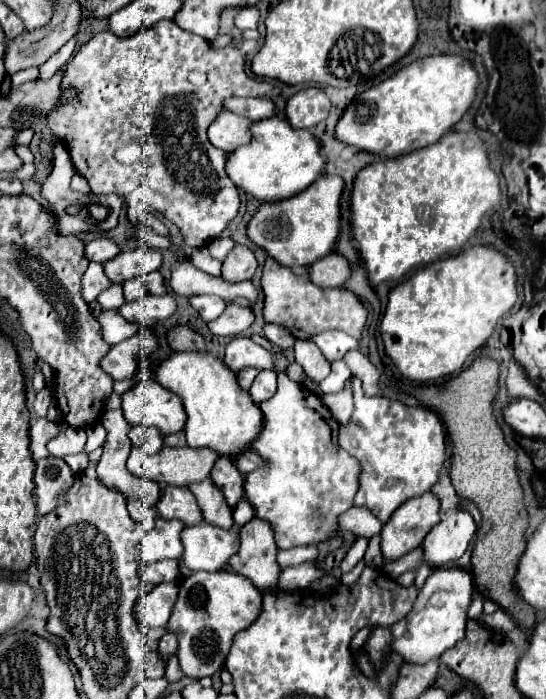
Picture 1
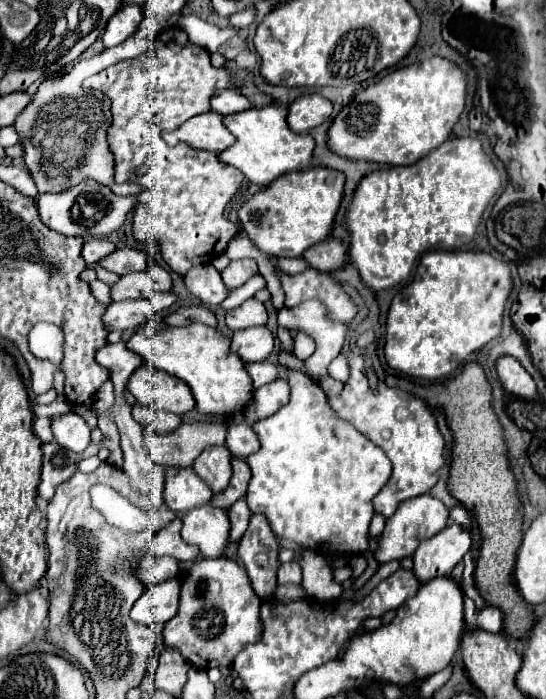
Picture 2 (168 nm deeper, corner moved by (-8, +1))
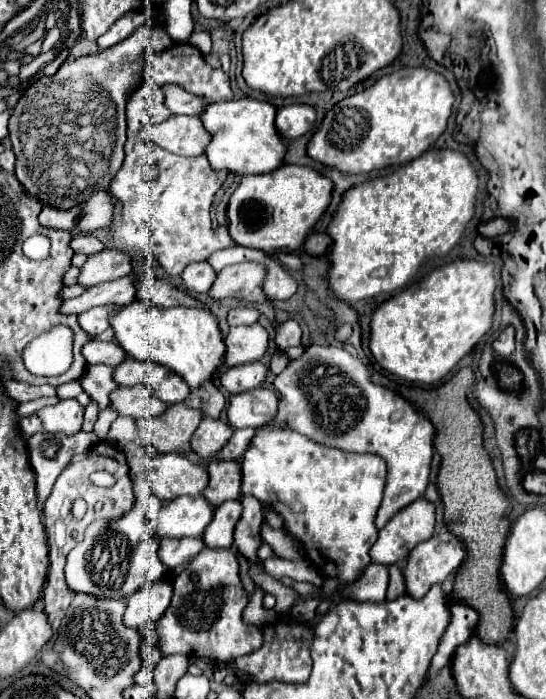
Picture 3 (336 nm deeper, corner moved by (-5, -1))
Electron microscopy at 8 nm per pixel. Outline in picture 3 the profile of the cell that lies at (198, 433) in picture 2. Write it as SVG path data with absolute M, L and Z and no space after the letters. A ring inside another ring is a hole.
M179 403L179 405L171 405L157 419L139 419L137 421L137 433L139 433L142 444L151 445L157 453L177 453L181 457L187 457L189 461L199 461L191 449L191 437L197 431L199 423L201 423L201 411L189 409L185 403Z

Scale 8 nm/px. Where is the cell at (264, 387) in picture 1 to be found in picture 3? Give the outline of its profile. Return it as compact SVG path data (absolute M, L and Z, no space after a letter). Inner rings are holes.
M257 387L251 391L231 395L227 417L233 429L241 427L259 429L275 419L277 407L279 407L277 391L267 387Z

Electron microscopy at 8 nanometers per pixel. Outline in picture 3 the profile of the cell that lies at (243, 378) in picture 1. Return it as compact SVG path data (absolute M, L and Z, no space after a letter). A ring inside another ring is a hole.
M257 361L257 363L245 363L227 369L221 375L221 385L229 393L241 393L241 391L261 387L265 379L267 379L267 367L261 361Z

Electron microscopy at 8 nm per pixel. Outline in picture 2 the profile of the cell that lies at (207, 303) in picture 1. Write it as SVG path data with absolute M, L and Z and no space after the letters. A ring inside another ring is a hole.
M208 263L208 265L194 265L186 275L184 275L184 283L188 283L188 291L200 299L204 305L208 307L218 307L226 295L228 289L222 283L220 271ZM188 279L188 281L186 281Z

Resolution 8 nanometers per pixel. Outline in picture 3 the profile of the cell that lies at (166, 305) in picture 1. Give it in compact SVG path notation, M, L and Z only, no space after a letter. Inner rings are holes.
M117 305L93 307L93 309L89 309L89 311L85 311L85 313L79 315L79 325L81 325L91 337L95 337L95 335L99 335L101 331L109 329L111 317L113 317L117 311L119 311Z

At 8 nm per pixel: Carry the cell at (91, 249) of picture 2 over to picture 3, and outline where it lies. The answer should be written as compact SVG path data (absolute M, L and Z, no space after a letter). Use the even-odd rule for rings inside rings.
M93 235L73 237L71 247L73 247L75 253L83 253L83 255L95 255L95 253L101 253L105 249L105 245L97 237L93 237Z

